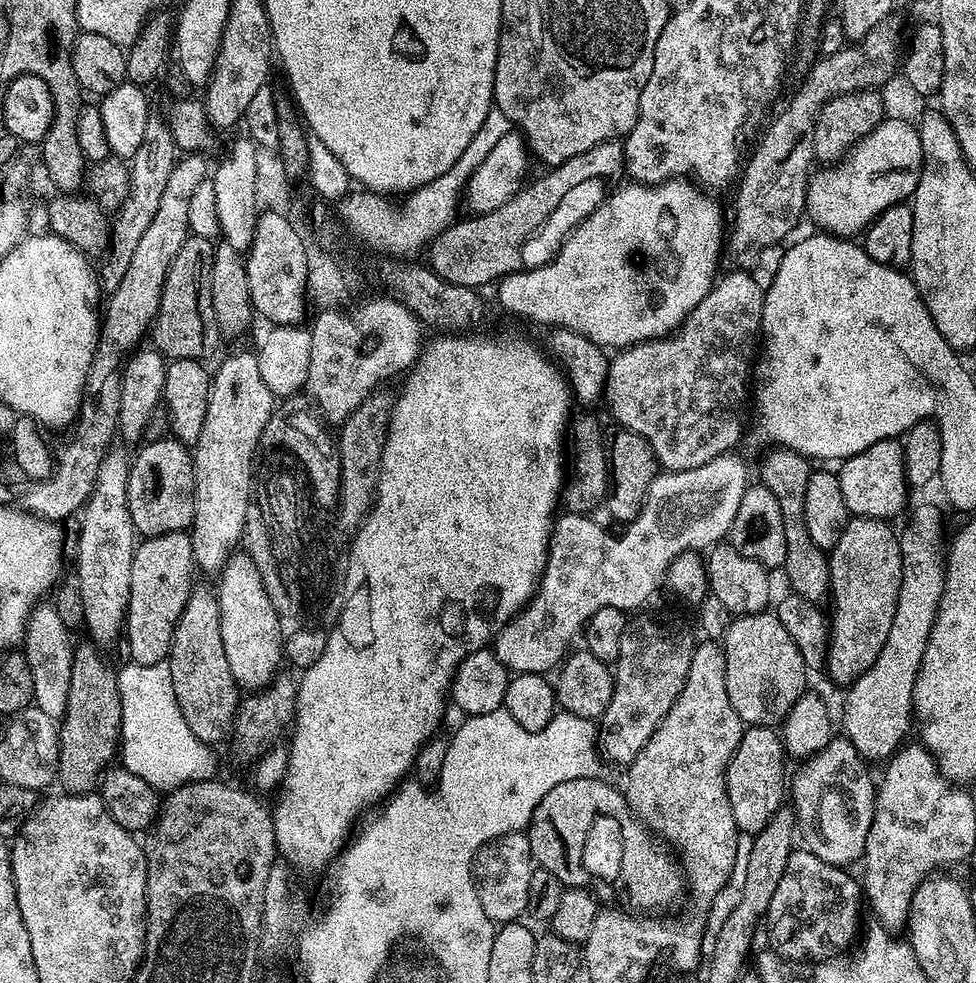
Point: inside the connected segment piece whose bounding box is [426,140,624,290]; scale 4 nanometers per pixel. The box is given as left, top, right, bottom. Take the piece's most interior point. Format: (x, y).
(482, 250)

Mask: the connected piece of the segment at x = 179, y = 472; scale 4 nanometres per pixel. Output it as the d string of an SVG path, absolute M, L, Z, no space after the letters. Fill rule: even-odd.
M165 438L158 442L147 442L140 453L131 457L128 465L128 485L126 498L132 524L141 537L183 532L191 529L194 518L194 456L185 445L175 438Z

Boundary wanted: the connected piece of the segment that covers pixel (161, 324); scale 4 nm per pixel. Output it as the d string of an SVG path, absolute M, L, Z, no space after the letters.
M189 235L188 240L182 242L182 250L178 250L178 254L174 254L174 262L170 262L162 290L162 302L150 332L150 340L156 351L169 361L204 362L222 344L218 322L214 318L214 306L210 302L210 266L214 266L213 241L194 235Z

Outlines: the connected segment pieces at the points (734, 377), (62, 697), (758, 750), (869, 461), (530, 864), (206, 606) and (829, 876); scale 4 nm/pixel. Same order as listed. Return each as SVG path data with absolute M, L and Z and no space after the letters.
M732 270L729 276L721 275L713 284L712 289L698 302L698 306L685 318L683 324L670 336L664 336L660 340L648 340L645 344L635 344L629 348L617 351L611 357L608 366L608 381L604 383L603 399L608 400L608 408L612 411L615 423L621 428L634 430L654 450L659 467L669 472L681 472L682 470L694 470L714 458L725 455L740 440L740 435L744 432L744 403L750 400L750 384L748 388L748 367L752 364L752 355L757 355L758 341L762 336L762 310L764 309L765 289L754 282L751 271Z
M37 603L28 614L24 623L24 639L22 655L26 658L26 666L30 666L30 678L34 680L34 706L42 710L42 714L50 714L50 718L59 721L66 710L66 697L70 694L70 662L74 639L64 625L65 617L56 609L55 603Z
M745 727L740 745L728 764L726 790L734 822L741 833L757 834L766 826L786 800L786 753L781 733L775 727Z
M899 439L883 440L882 442L874 442L874 446L866 446L866 450L854 454L839 465L838 475L842 486L842 498L846 498L846 506L852 516L891 521L892 516L898 515L903 510L904 503L908 500L910 485L904 469L904 446Z
M511 832L486 843L476 852L473 860L473 880L478 890L478 900L482 910L492 923L502 925L515 923L528 908L530 878L533 877L535 863L527 833Z
M200 583L193 587L174 626L167 662L170 666L170 682L174 682L174 698L178 702L178 710L182 710L182 718L186 718L186 726L190 726L194 738L209 746L216 746L223 736L225 739L229 735L242 692L237 688L234 674L230 674L230 666L226 662L220 629L220 607L211 587L208 589Z
M794 850L786 861L786 868L779 879L778 888L770 899L766 922L768 940L772 948L784 960L829 960L832 956L847 953L857 943L860 928L860 902L862 906L862 884L851 876L851 871L841 865L822 862L807 850Z

